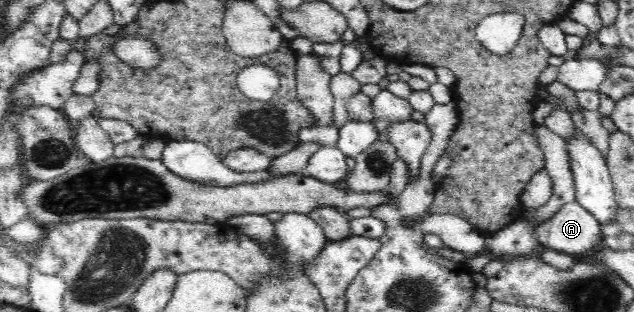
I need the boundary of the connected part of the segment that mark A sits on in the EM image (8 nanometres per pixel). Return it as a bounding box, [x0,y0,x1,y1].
[534,200,604,259]

